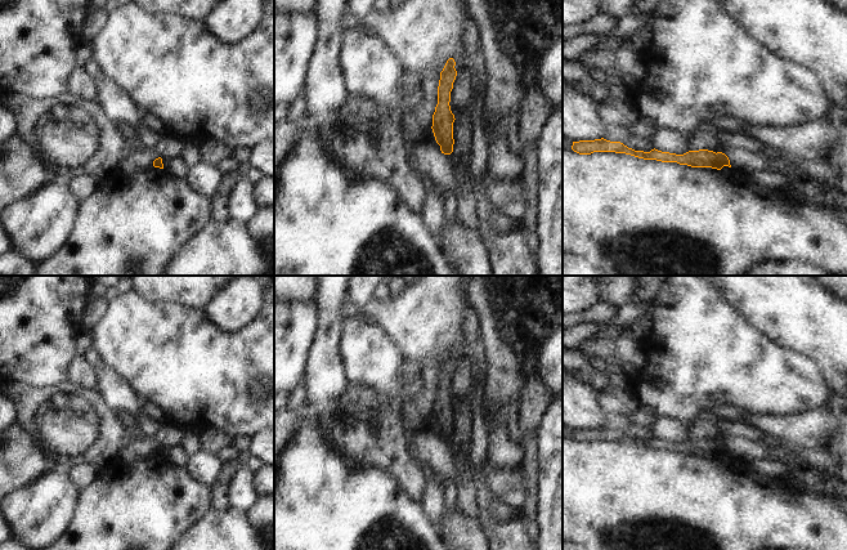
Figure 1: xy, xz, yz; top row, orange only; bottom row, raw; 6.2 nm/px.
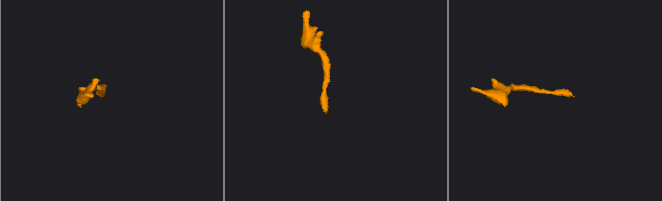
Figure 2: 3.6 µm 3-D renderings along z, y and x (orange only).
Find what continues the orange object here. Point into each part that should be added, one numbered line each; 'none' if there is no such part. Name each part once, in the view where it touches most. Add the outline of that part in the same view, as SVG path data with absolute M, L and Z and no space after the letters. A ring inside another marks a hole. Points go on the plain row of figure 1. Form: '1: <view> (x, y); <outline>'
none

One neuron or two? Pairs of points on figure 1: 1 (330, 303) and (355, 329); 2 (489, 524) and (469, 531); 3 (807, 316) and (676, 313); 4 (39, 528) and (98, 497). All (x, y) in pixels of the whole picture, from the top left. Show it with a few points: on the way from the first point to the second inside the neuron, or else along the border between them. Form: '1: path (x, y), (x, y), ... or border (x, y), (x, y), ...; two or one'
1: border (348, 320), (344, 326), (340, 349); two
2: border (480, 518), (488, 532); two
3: border (721, 294), (766, 334); two
4: border (80, 490), (80, 500), (75, 515), (62, 536); two

